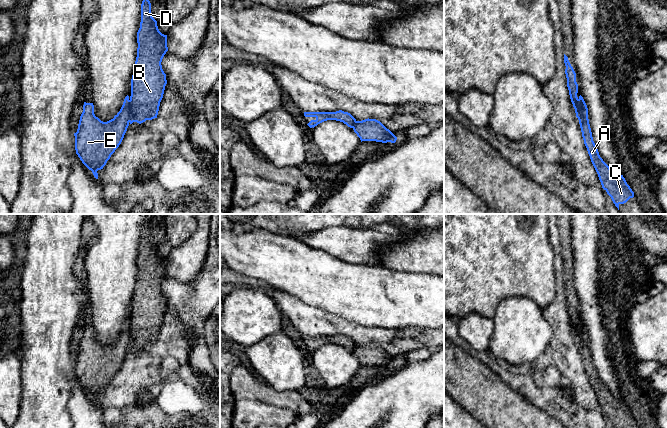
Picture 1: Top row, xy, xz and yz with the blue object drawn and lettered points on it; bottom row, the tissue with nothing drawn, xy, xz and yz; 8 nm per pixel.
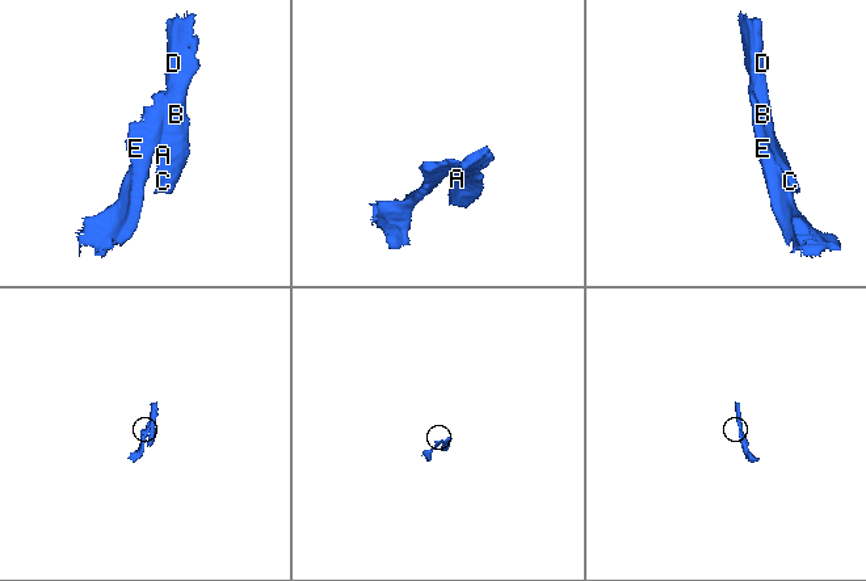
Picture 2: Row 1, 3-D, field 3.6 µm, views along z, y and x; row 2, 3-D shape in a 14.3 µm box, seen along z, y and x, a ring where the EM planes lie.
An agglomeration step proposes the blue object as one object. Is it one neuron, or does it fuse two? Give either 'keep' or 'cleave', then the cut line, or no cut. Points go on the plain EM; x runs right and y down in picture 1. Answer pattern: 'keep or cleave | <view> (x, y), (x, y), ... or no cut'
cleave | xy (128, 324), (130, 345)

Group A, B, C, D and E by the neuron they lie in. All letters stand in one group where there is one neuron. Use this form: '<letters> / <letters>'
A B C D / E

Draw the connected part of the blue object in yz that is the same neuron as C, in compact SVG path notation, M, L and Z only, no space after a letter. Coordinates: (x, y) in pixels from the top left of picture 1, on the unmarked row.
M581 319L579 320L578 328L579 336L581 338L579 348L582 356L582 361L591 386L598 398L602 412L611 421L614 428L624 428L630 422L634 421L634 416L627 408L623 399L615 398L600 381L598 373L592 361L588 343L588 332Z

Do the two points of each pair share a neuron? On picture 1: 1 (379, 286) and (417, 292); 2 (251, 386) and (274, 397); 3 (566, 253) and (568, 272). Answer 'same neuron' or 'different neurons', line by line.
1: same neuron
2: same neuron
3: same neuron

